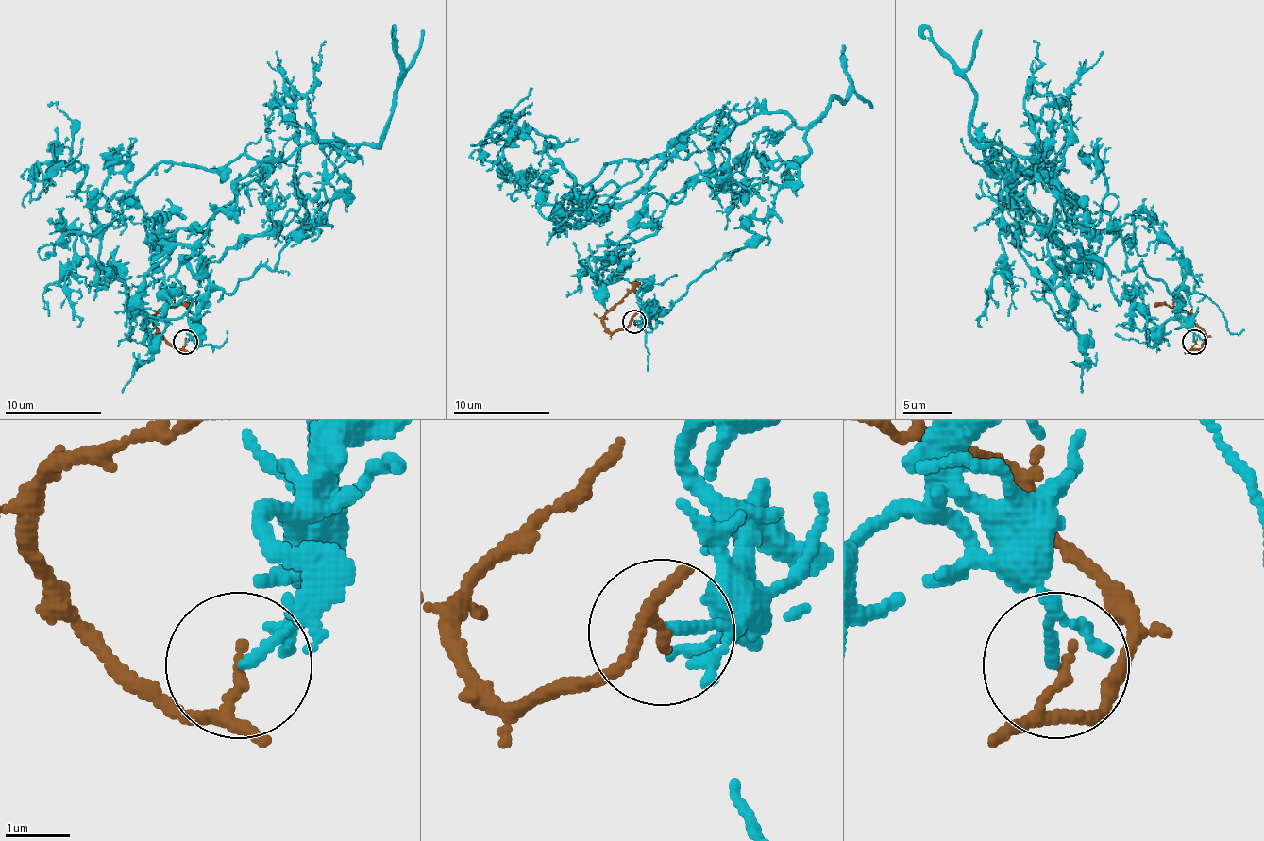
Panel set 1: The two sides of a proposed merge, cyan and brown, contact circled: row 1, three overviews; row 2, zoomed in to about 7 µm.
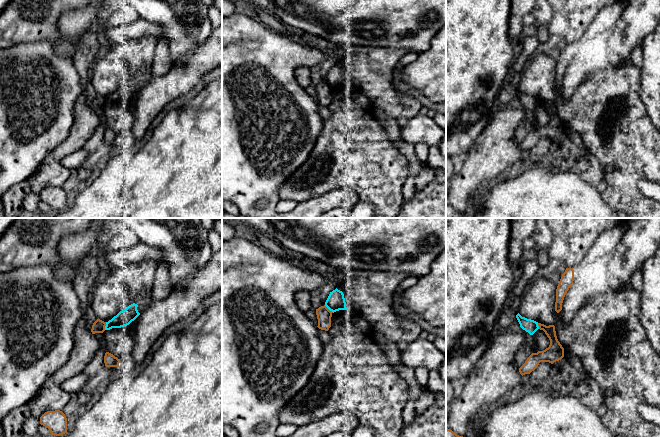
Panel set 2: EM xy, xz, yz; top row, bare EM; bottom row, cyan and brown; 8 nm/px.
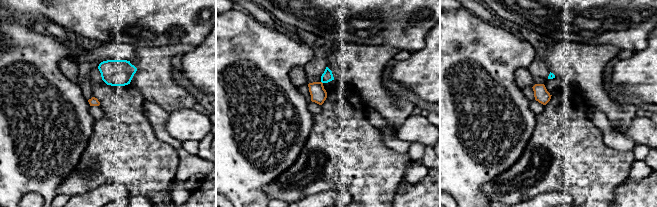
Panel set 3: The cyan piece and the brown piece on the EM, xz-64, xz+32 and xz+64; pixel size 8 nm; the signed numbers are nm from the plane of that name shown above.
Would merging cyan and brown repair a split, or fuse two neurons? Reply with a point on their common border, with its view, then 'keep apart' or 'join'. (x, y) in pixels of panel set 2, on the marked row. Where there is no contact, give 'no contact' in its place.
contact xz (329, 309); keep apart

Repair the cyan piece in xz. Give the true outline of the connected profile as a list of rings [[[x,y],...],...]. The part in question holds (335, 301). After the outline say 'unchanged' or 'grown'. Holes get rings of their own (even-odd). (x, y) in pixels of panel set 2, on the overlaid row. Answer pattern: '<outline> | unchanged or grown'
[[[337,288],[330,292],[325,302],[325,306],[333,313],[339,310],[348,310],[343,292]]] | unchanged

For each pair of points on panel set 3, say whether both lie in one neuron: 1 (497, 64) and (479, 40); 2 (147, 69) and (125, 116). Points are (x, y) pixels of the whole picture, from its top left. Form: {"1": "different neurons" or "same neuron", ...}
{"1": "same neuron", "2": "different neurons"}

